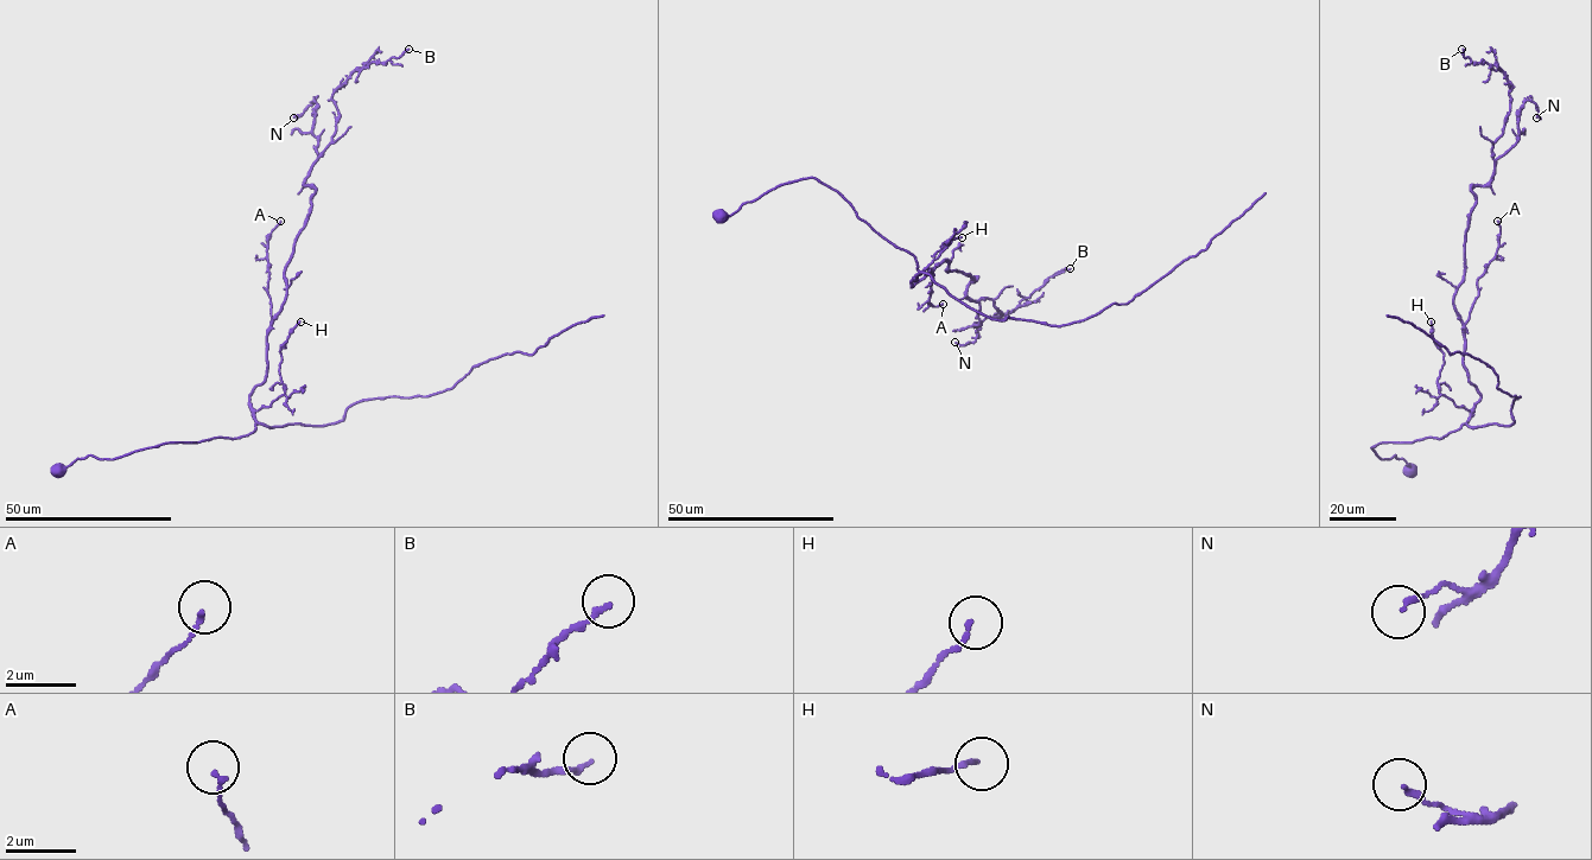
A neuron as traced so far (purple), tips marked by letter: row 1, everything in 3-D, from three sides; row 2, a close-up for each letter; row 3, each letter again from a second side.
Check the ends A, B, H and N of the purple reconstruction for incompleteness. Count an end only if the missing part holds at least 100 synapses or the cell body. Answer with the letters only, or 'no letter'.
no letter

